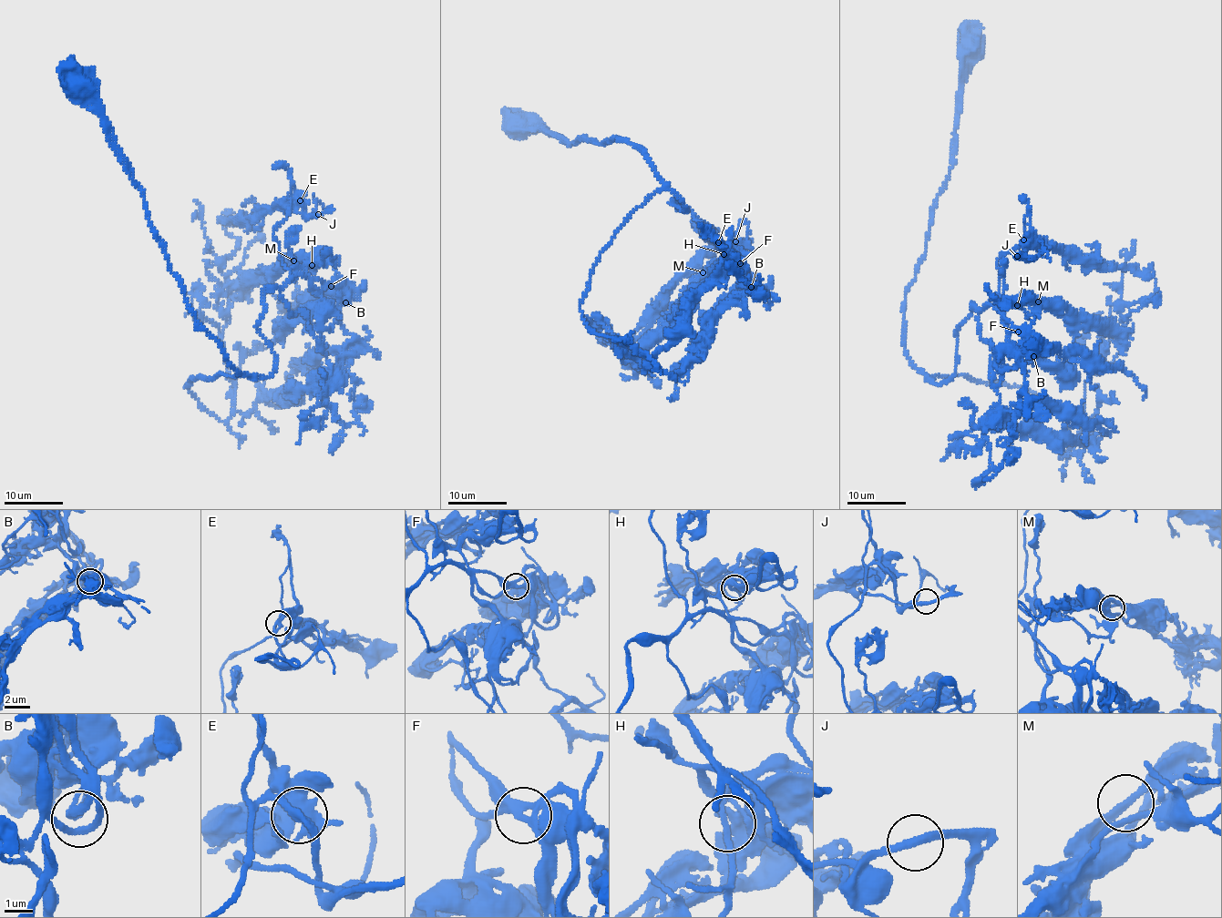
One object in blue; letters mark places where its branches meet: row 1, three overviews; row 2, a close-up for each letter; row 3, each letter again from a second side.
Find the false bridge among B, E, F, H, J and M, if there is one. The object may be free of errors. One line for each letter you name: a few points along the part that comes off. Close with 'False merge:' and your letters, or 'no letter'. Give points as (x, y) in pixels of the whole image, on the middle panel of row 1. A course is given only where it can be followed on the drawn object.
False merge: no letter

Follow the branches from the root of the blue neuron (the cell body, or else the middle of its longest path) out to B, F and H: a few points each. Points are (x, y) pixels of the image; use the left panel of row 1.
B: (79, 88), (231, 368), (274, 367), (258, 327), (263, 290), (302, 274), (345, 302)
F: (79, 88), (231, 368), (274, 367), (258, 327), (263, 290), (302, 274), (331, 286)
H: (79, 88), (143, 192), (194, 320), (231, 368), (272, 372), (258, 327), (262, 291), (312, 265)

